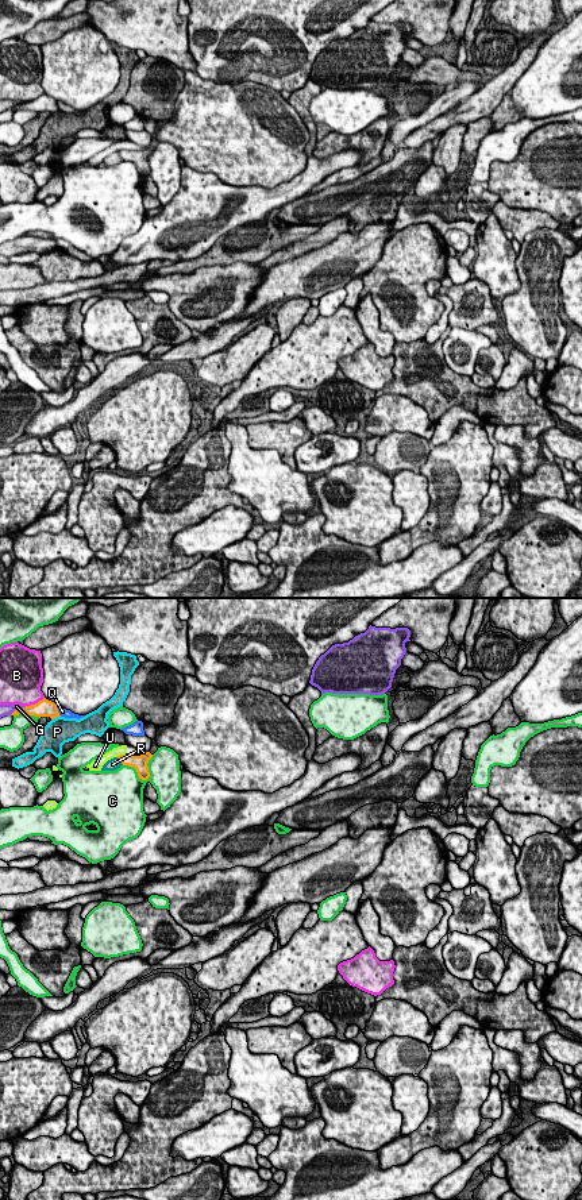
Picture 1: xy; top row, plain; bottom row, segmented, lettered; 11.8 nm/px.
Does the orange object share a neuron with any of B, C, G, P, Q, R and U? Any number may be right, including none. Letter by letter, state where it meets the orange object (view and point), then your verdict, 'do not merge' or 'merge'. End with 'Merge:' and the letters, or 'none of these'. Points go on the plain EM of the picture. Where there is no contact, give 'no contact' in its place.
B: meets orange in xy at (35, 99); do not merge
C: meets orange in xy at (145, 174); do not merge
G: meets orange in xy at (18, 105); do not merge
P: meets orange in xy at (56, 112); do not merge
Q: meets orange in xy at (57, 107); do not merge
R: meets orange in xy at (120, 157); do not merge
U: meets orange in xy at (120, 150); do not merge
Merge: none of these

